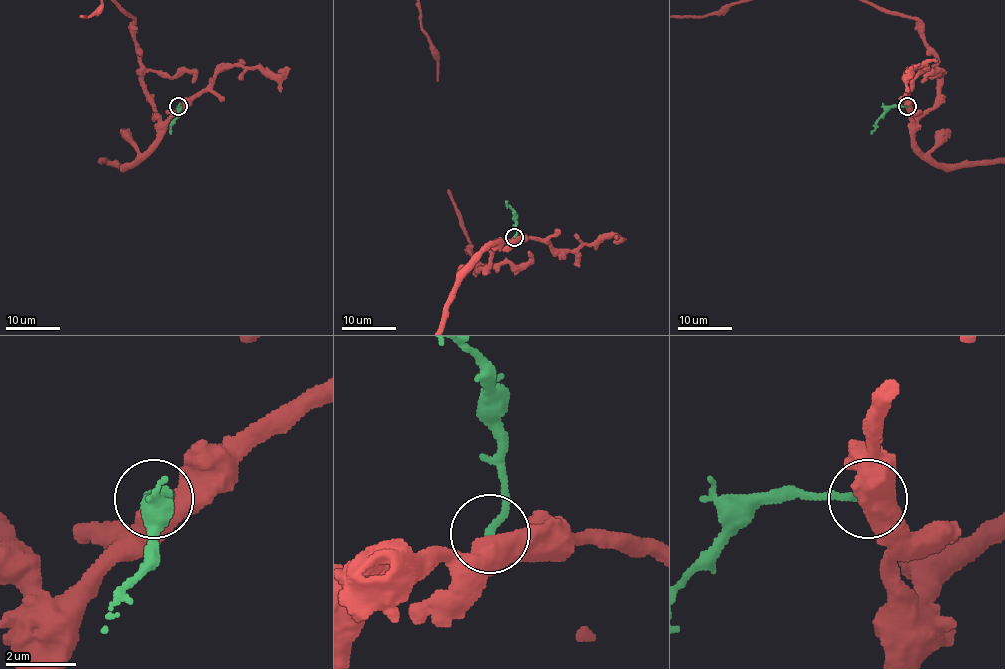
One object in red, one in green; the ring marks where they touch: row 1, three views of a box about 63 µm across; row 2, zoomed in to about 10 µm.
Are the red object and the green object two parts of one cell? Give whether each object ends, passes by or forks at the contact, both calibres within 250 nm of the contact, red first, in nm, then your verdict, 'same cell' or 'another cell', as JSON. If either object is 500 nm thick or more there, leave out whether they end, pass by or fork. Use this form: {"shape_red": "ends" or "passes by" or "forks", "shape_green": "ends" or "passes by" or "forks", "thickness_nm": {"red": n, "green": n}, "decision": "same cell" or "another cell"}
{"thickness_nm": {"red": 550, "green": 220}, "decision": "another cell"}

